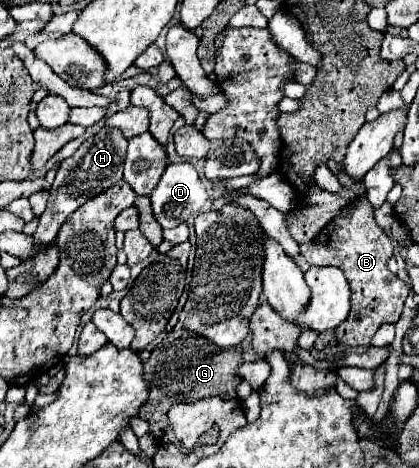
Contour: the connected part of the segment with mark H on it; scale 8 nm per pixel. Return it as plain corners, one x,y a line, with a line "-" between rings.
105,126
99,134
93,138
87,138
79,150
61,162
53,188
49,190
49,204
43,216
39,218
37,232
33,234
35,246
45,246
51,242
51,238
57,238
61,224
65,218
79,206
83,206
89,198
95,198
97,194
103,194
111,186
115,186
123,178
123,162
125,162
125,152
127,152
127,138
119,128

